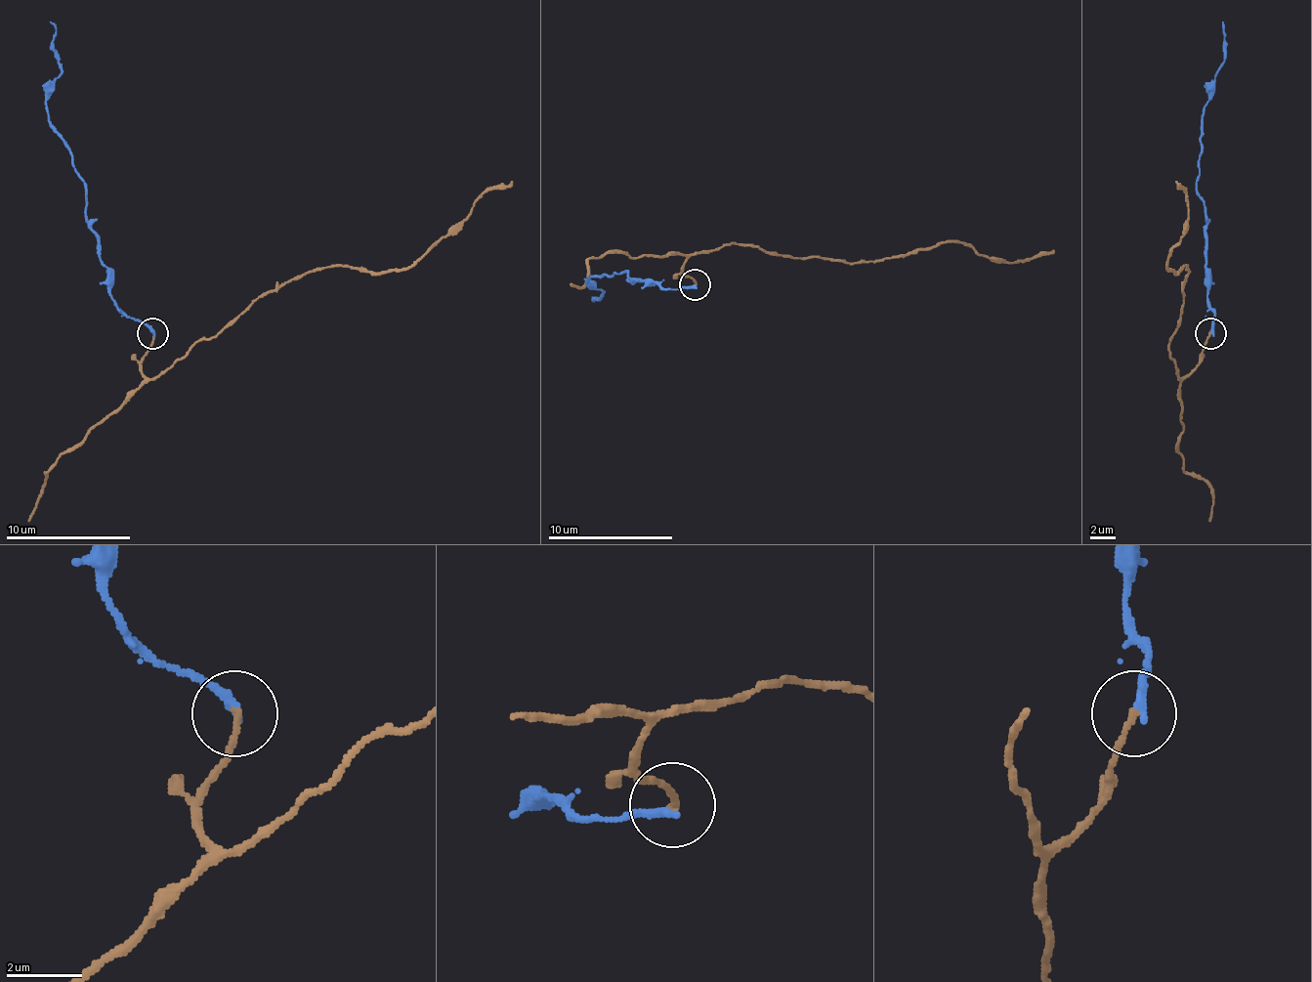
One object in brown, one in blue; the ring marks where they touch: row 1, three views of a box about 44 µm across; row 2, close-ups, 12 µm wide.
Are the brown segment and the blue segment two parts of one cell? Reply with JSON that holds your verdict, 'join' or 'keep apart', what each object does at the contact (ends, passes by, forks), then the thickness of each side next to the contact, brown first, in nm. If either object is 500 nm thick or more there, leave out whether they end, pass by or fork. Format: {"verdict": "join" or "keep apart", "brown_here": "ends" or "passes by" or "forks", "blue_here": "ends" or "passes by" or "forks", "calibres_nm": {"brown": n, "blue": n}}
{"verdict": "keep apart", "brown_here": "ends", "blue_here": "ends", "calibres_nm": {"brown": 160, "blue": 280}}

